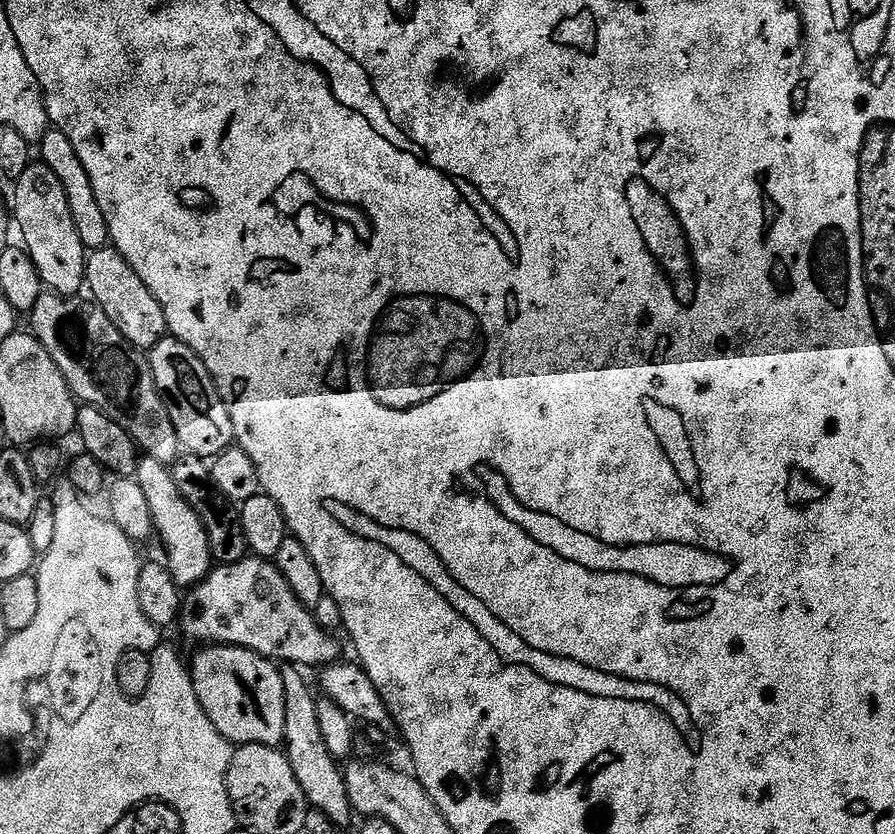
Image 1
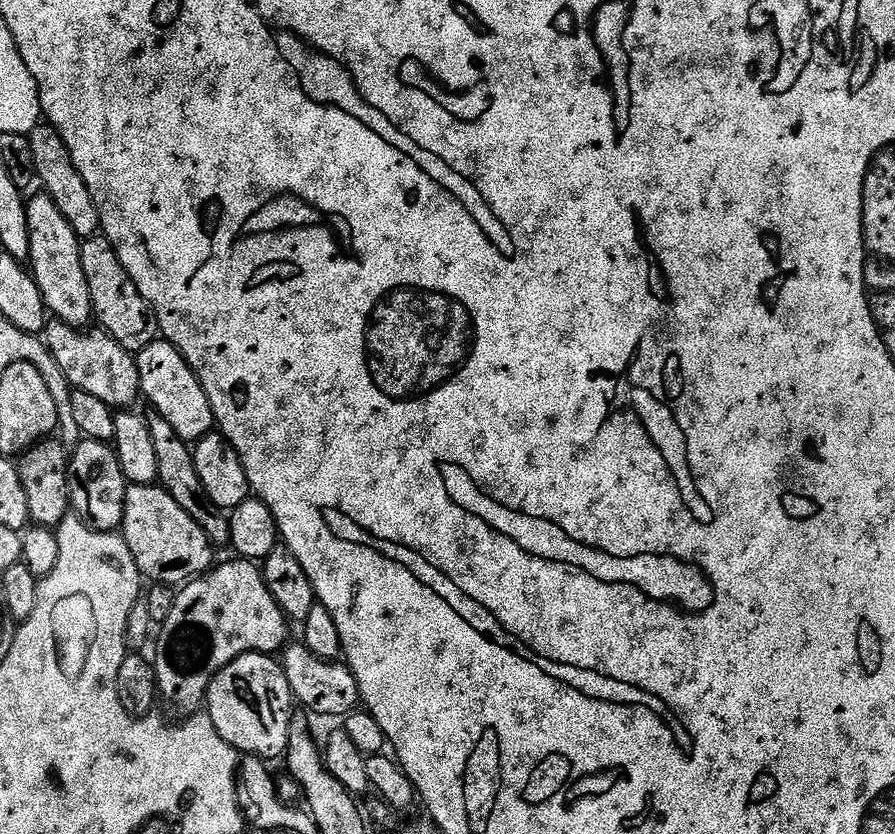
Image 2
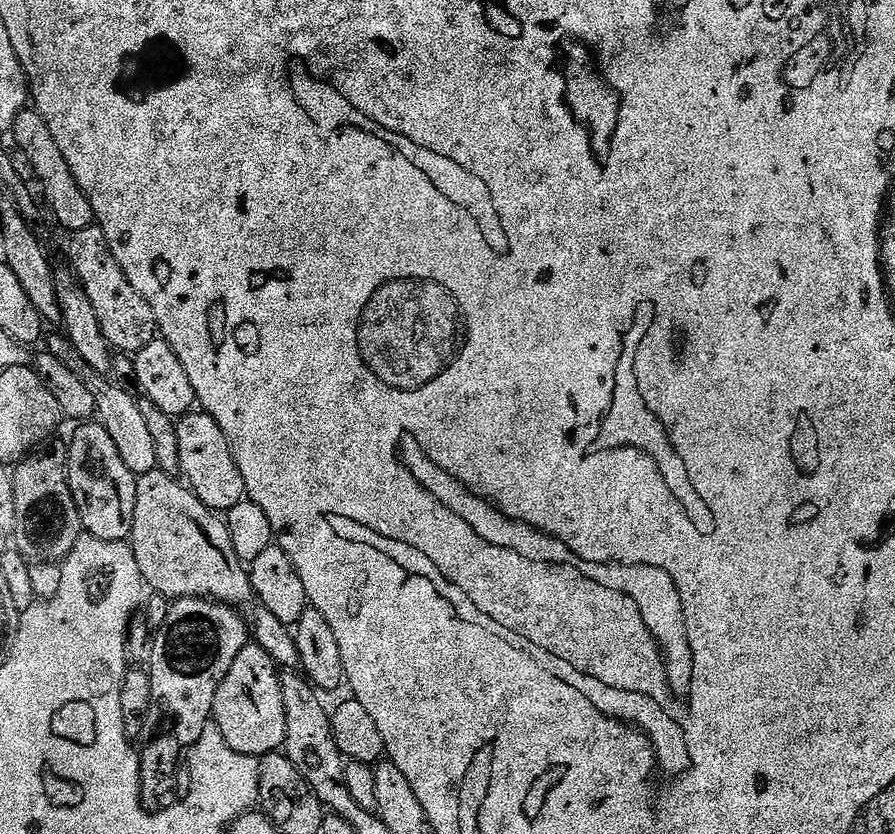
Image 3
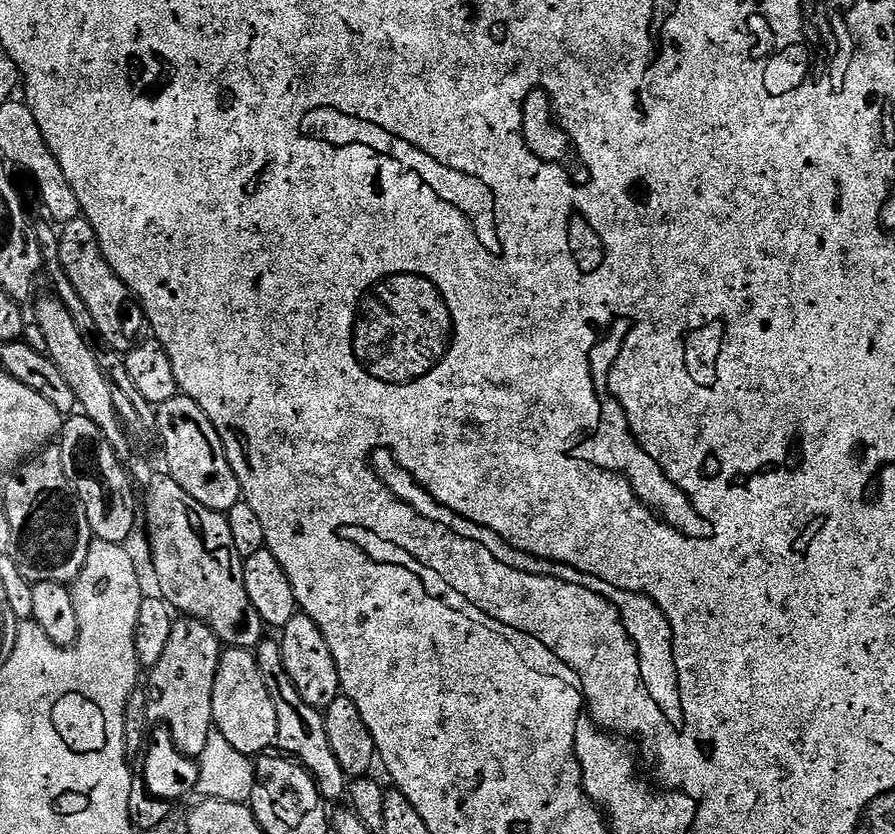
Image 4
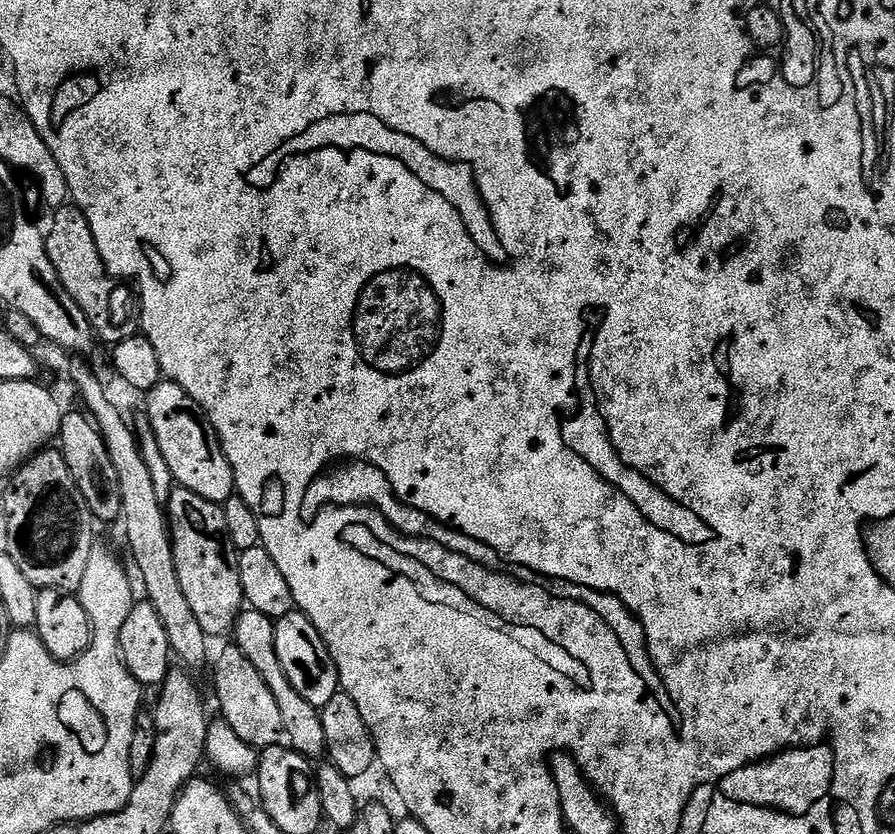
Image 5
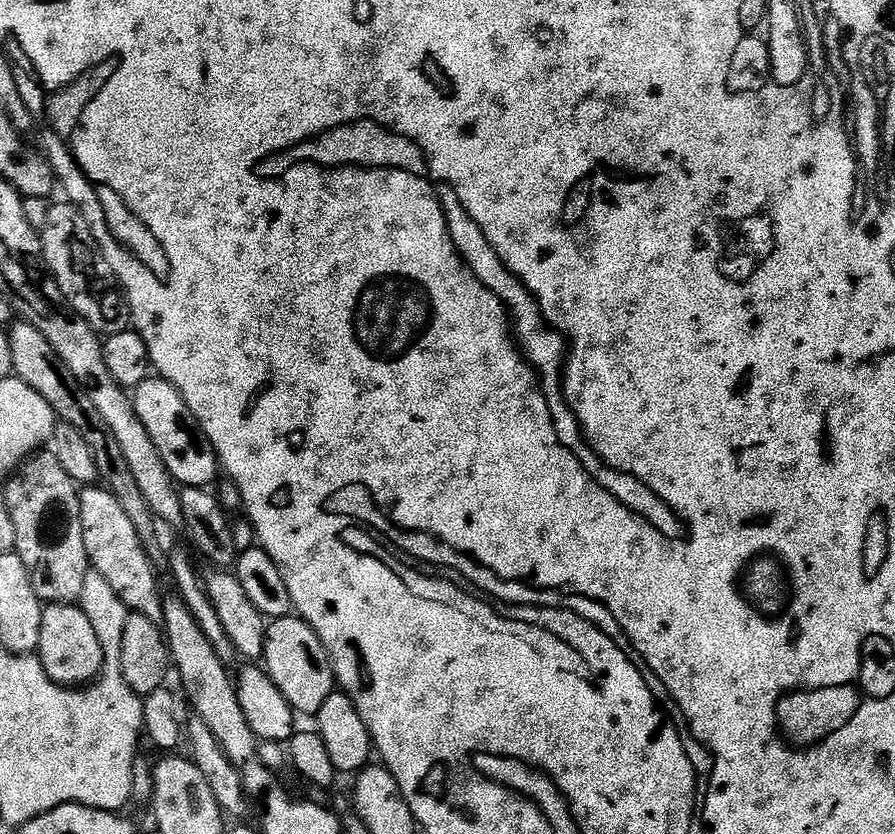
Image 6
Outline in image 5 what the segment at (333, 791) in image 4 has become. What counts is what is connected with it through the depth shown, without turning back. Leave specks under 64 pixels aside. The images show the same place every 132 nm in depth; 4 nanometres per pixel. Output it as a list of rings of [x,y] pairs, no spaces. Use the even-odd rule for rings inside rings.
[[[248,608],[240,613],[234,629],[234,647],[242,650],[246,658],[266,678],[266,686],[270,686],[270,694],[278,702],[278,710],[282,710],[283,735],[291,749],[300,753],[305,758],[312,756],[324,756],[326,749],[326,733],[323,730],[323,718],[321,709],[310,706],[294,686],[290,686],[290,678],[286,678],[286,670],[282,670],[282,662],[278,662],[278,650],[274,646],[274,634],[276,633],[276,621],[266,614],[258,614],[258,610]]]

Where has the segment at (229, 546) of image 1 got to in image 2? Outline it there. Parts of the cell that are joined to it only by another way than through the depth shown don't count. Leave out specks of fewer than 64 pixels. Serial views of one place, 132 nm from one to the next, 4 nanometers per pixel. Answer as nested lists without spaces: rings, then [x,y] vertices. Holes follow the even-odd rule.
[[[154,410],[149,411],[146,421],[156,453],[157,481],[161,484],[161,487],[167,490],[170,496],[174,498],[174,502],[182,507],[182,510],[186,510],[200,527],[206,530],[208,540],[215,547],[220,548],[222,545],[229,545],[231,536],[230,519],[223,509],[210,501],[210,496],[206,494],[205,487],[202,486],[202,480],[198,477],[197,467],[194,466],[193,449],[189,446],[189,443],[175,433],[174,426],[170,425],[170,422],[167,422]]]

